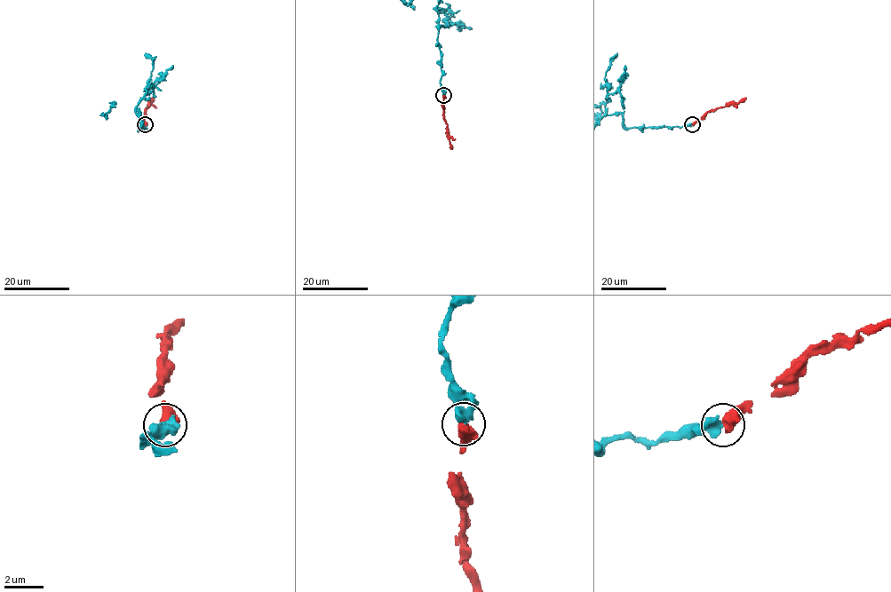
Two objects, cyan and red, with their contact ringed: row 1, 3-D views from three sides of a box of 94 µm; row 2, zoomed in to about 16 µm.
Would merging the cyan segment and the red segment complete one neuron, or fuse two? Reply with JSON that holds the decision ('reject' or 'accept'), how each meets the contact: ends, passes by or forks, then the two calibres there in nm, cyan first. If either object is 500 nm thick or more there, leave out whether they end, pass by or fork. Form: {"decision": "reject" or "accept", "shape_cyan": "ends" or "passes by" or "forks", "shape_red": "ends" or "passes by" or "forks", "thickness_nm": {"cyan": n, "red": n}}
{"decision": "accept", "thickness_nm": {"cyan": 550, "red": 600}}

